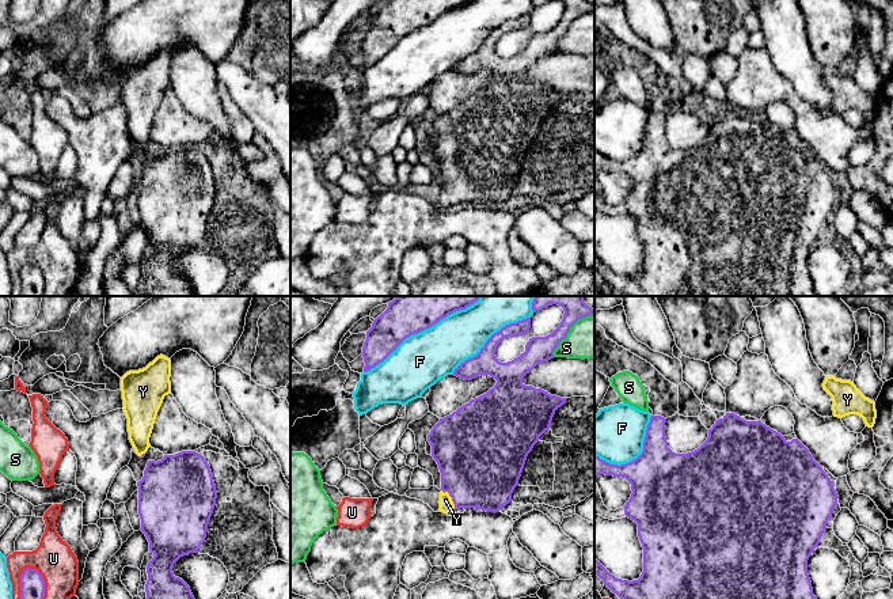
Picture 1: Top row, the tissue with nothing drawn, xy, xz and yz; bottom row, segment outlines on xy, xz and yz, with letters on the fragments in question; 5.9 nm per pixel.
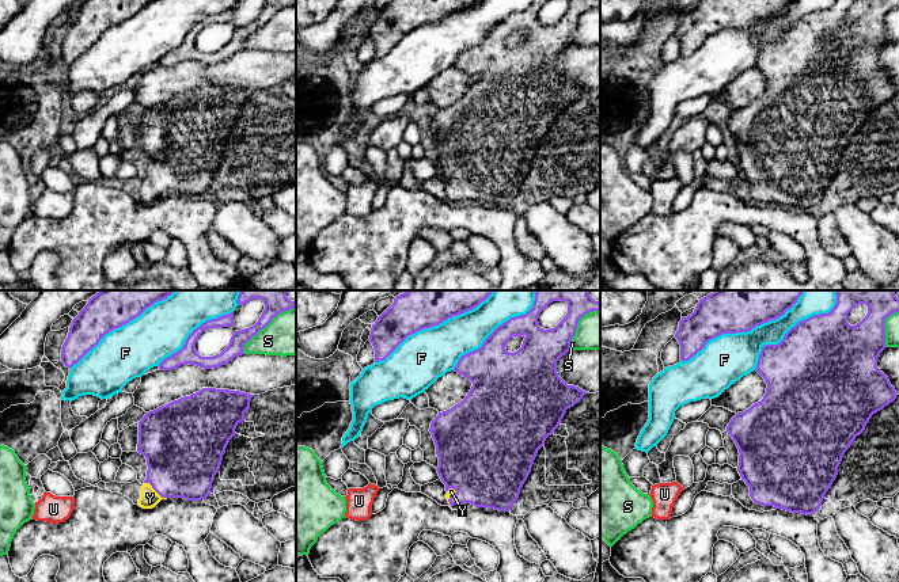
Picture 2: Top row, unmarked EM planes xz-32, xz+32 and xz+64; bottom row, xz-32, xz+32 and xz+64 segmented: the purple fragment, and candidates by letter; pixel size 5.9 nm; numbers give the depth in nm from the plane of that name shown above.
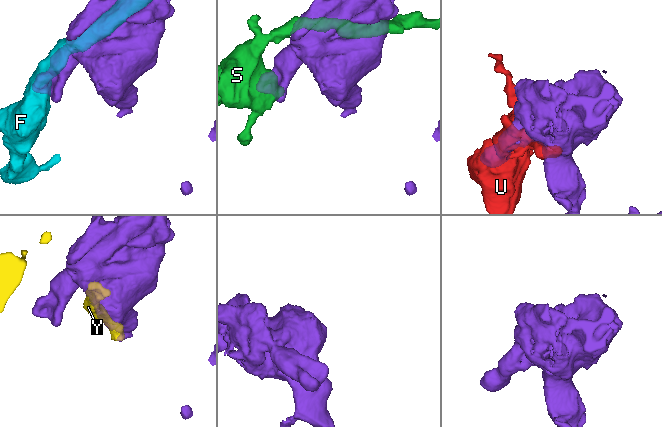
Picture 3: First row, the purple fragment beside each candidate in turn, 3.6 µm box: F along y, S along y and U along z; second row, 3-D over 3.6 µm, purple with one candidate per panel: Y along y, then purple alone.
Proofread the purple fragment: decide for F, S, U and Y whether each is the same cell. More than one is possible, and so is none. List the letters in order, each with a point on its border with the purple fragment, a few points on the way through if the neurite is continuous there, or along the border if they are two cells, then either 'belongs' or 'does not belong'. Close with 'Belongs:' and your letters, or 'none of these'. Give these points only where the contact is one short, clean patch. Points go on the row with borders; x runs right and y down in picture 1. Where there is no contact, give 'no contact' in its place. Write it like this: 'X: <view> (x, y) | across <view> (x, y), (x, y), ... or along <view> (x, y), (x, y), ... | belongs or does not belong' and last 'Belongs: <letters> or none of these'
F: xz (422, 330) | does not belong
S: xz (569, 330) | does not belong
U: xy (42, 579) | does not belong
Y: xz (451, 496) | across xz (481, 466), (451, 496), (445, 500) | belongs
Belongs: Y

